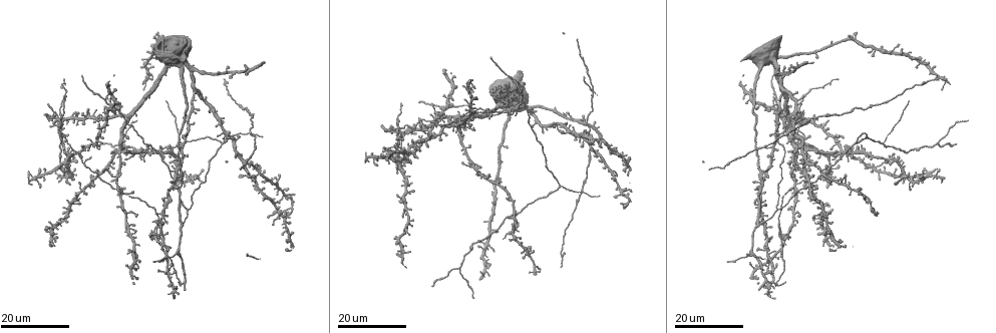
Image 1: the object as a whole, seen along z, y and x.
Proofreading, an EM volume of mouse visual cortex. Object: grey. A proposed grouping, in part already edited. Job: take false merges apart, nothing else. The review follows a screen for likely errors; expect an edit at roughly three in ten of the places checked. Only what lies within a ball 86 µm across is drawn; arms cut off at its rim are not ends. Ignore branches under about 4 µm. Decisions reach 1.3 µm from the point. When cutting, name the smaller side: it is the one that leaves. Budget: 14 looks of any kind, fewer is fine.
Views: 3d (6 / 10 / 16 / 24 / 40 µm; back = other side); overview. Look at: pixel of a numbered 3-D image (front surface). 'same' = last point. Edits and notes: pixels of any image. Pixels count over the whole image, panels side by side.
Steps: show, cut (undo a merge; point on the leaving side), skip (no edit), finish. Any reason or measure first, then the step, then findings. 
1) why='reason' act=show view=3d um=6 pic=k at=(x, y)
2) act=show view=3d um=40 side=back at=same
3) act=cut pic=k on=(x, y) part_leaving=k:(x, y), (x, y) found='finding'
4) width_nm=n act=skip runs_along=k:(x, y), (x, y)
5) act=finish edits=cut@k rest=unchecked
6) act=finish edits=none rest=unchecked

why='side arm on a straight run' act=show view=3d um=16 pic=1 at=(518, 214)

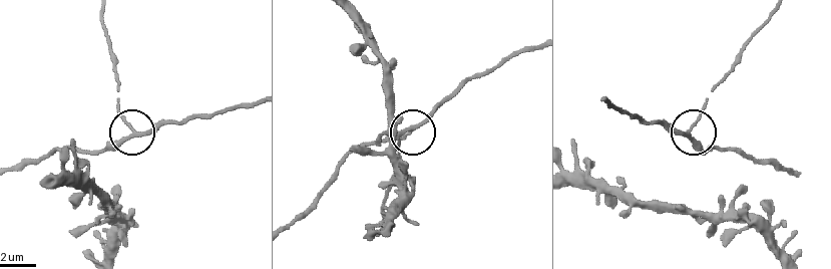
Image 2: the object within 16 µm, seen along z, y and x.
act=show view=3d um=6 pic=2 at=(412, 128)

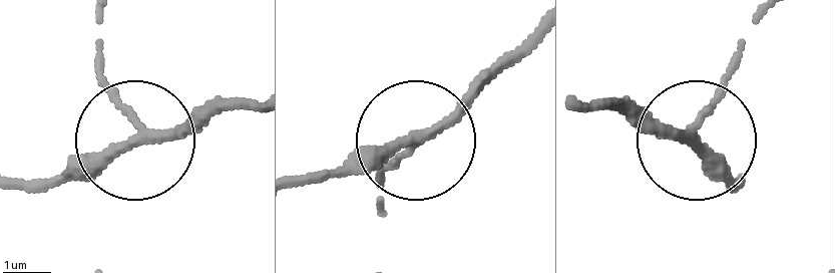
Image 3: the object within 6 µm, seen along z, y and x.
width_nm=180 act=skip runs_along=3:(532, 32), (377, 184) found='one neuron here'

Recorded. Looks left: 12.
act=show view=3d um=24 pic=1 at=(192, 71)

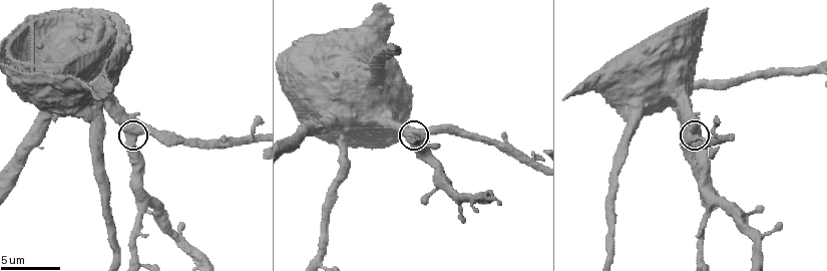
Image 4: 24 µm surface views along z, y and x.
act=show view=3d um=10 pic=4 at=(134, 141)

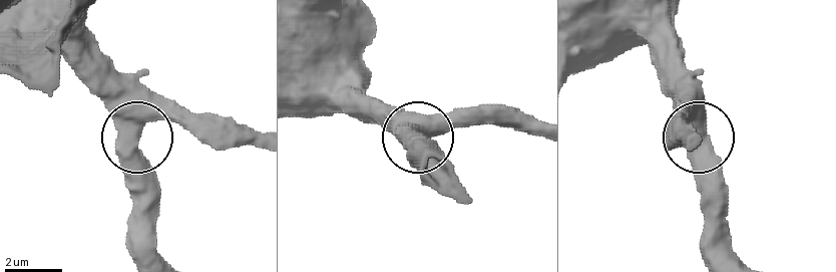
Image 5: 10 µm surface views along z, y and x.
side_arm_um=28 act=skip runs_along=5:(146, 256), (141, 133), (160, 119), (201, 119) found='continuous, no second neuron'

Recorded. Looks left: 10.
why='a fork' act=show view=3d um=24 pic=1 at=(804, 142)

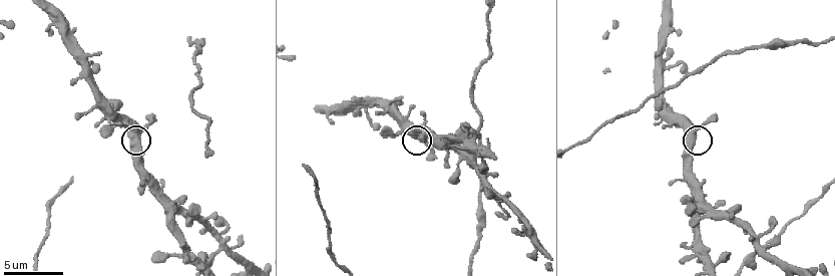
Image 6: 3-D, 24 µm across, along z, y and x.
act=show view=3d um=10 pic=6 at=(693, 134)

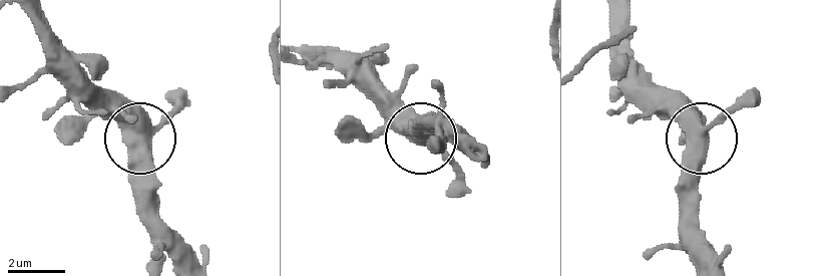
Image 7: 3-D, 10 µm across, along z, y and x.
why='from behind' act=show view=3d um=10 side=back pic=7 at=(703, 137)

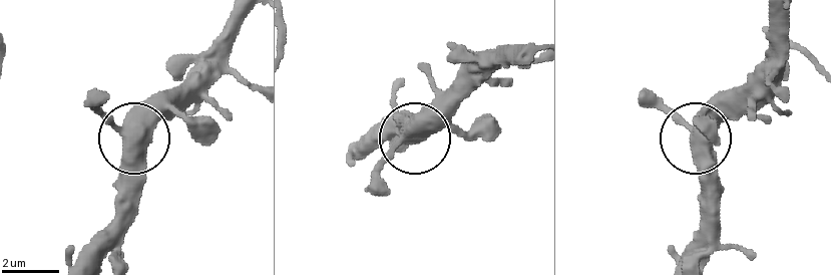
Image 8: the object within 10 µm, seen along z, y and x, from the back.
width_nm=430 act=skip runs_along=8:(529, 58), (488, 65), (376, 172) found='all the same neuron'

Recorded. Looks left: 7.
why='side arm on a straight run' act=show view=3d um=16 pic=1 at=(449, 107)

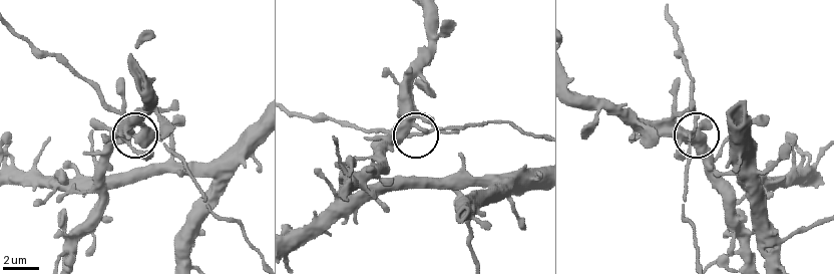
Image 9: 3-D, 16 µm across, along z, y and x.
why='closer look' act=show view=3d um=10 pic=9 at=(693, 129)

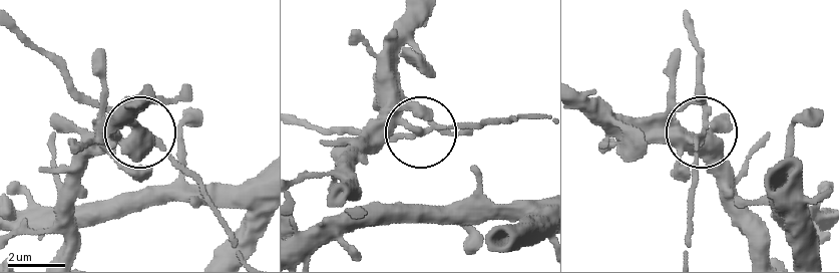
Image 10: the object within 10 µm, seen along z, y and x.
act=show view=3d um=6 pic=10 at=(702, 132)

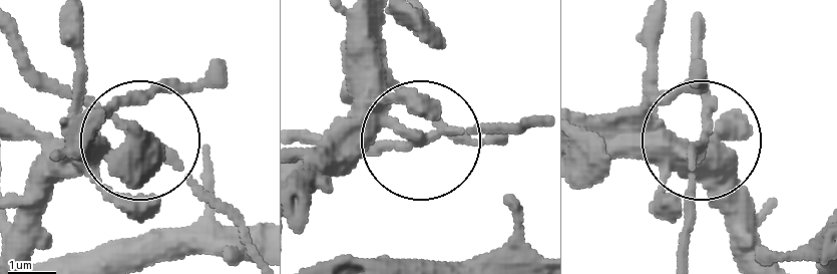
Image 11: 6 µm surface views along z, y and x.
act=skip runs_along=11:(677, 256), (701, 131), (701, 52) found='one neuron here'

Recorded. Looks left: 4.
act=show view=3d um=24 pic=1 at=(63, 131)

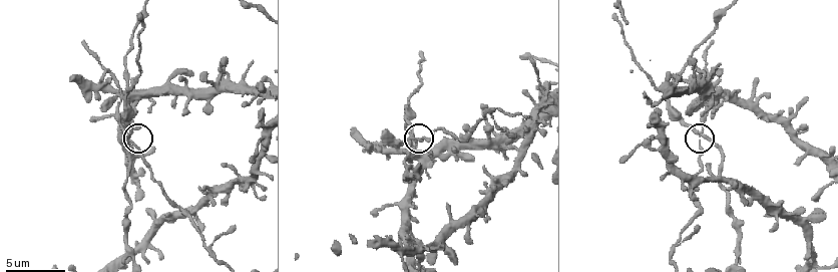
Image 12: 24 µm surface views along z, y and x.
why='zoom in' act=show view=3d um=10 pic=12 at=(697, 134)

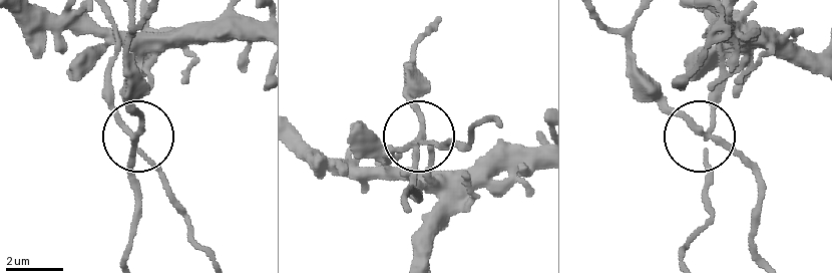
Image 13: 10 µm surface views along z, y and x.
width_nm=180 act=cut pic=13 on=(138, 108) found='two neurons meet here'

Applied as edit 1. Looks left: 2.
act=finish edits=cut@13 rest=unchecked

